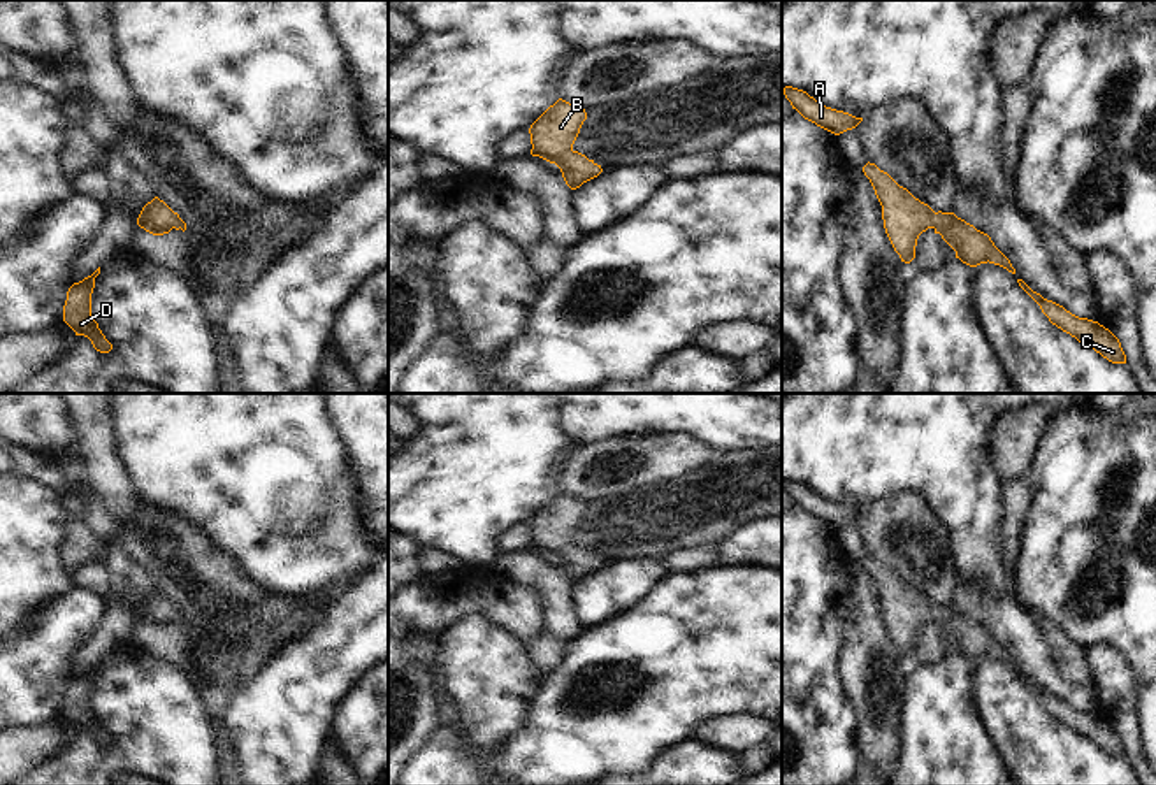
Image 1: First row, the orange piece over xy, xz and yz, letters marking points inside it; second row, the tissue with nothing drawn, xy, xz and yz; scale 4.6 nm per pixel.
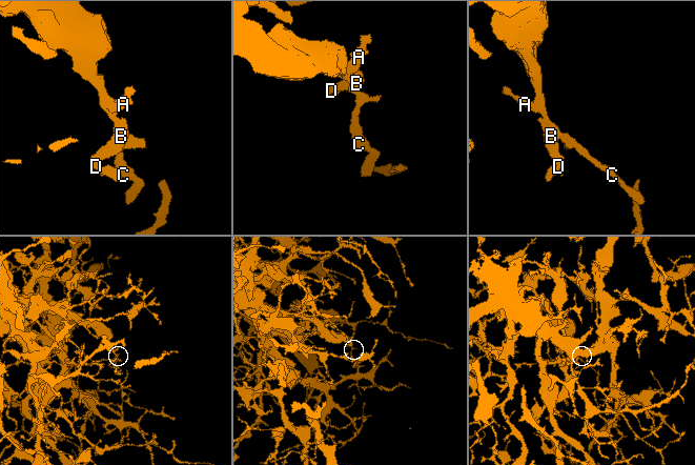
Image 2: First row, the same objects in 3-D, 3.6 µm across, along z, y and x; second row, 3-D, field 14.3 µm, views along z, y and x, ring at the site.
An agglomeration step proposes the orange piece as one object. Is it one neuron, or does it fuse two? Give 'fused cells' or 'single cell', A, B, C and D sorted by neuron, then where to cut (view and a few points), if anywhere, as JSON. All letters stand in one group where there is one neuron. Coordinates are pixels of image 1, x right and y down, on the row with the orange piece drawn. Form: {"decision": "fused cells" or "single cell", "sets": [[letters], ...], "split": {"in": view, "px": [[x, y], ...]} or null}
{"decision": "single cell", "sets": [["A", "B", "C", "D"]], "split": null}

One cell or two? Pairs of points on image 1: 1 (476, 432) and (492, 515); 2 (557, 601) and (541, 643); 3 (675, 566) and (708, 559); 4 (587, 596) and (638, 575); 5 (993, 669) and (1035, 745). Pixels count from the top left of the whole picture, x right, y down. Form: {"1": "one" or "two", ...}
{"1": "one", "2": "two", "3": "one", "4": "one", "5": "one"}

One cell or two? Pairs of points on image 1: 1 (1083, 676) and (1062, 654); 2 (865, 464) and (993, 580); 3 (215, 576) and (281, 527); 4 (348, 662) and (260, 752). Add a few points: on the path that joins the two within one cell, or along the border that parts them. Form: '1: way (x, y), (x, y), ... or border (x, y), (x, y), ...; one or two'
1: way (1077, 671), (1067, 659); one
2: way (905, 464), (912, 464), (977, 529), (977, 540); one
3: border (204, 532), (266, 587); two
4: way (325, 685), (281, 729); one

